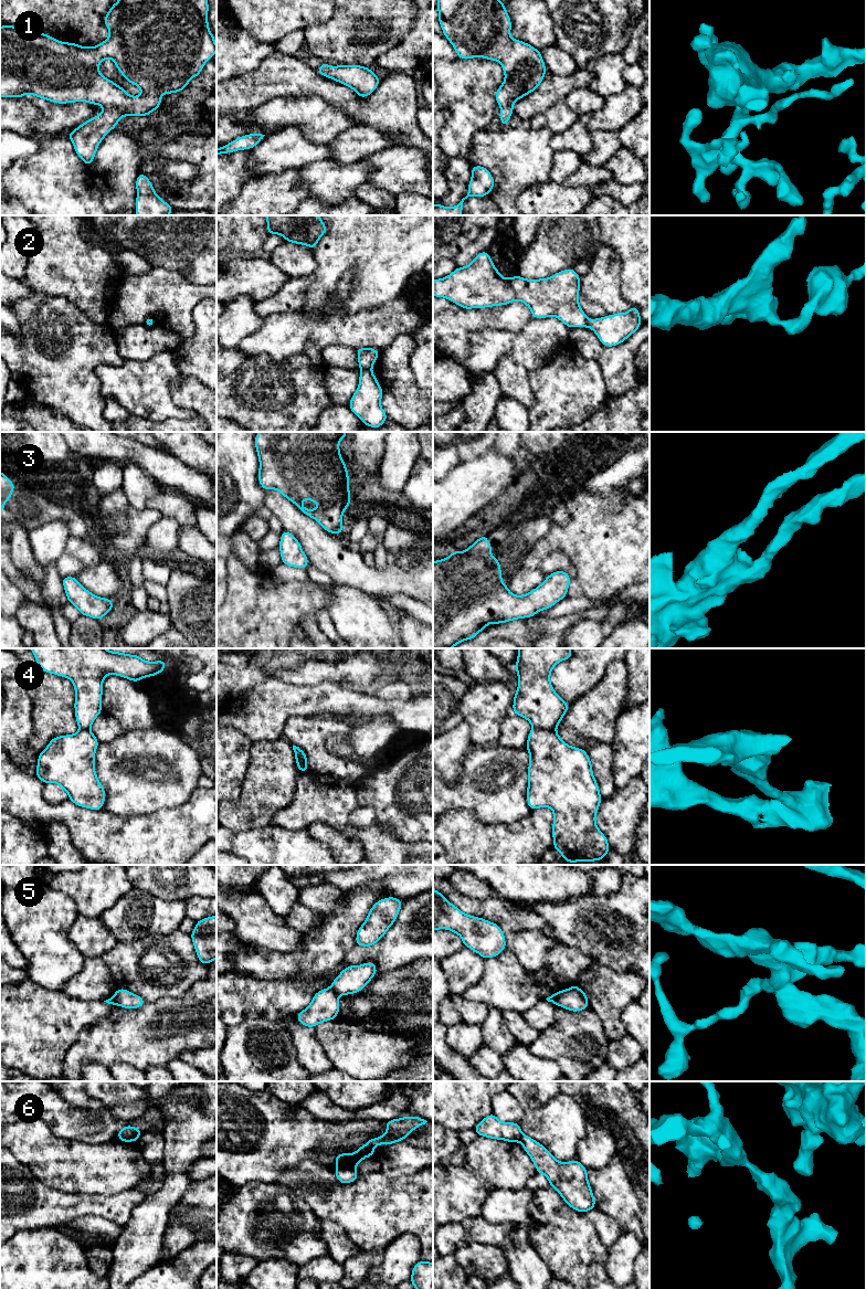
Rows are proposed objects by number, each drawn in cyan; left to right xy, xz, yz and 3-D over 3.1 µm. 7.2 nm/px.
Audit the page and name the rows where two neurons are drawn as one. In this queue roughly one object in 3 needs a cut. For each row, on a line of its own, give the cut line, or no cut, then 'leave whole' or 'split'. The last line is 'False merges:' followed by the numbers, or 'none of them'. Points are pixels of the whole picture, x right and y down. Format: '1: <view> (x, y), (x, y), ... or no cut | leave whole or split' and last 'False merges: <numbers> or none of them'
1: no cut | leave whole
2: xz (370, 369), (360, 370) | split
3: no cut | leave whole
4: yz (532, 727), (555, 730) | split
5: yz (559, 992), (556, 1003) | split
6: xz (337, 1166), (355, 1168) | split
False merges: 2, 4, 5, 6

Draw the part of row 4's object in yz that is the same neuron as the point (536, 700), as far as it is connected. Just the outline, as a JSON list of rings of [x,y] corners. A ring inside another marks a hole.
[[[518,648],[518,659],[514,665],[518,676],[518,687],[514,695],[513,712],[527,719],[532,728],[556,730],[567,714],[567,704],[553,689],[550,675],[553,667],[572,656],[571,648]]]

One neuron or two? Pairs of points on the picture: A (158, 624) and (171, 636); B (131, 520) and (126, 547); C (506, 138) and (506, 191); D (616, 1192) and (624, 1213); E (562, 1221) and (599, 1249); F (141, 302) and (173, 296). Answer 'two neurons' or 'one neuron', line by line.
A: two neurons
B: one neuron
C: one neuron
D: one neuron
E: one neuron
F: one neuron

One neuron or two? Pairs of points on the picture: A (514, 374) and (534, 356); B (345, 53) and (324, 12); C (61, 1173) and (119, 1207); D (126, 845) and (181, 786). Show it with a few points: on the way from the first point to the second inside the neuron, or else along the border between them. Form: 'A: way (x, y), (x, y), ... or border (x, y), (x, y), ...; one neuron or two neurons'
A: border (496, 366), (502, 358), (509, 357), (528, 371); two neurons
B: border (334, 11), (326, 21), (312, 23), (304, 30); two neurons
C: border (123, 1191), (108, 1195), (71, 1194); two neurons
D: border (187, 801), (171, 807), (136, 814); two neurons

